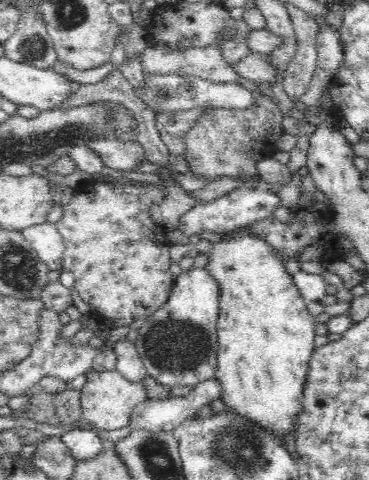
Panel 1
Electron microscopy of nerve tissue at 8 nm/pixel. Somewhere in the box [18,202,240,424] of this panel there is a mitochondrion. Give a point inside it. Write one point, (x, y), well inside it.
(182, 346)

